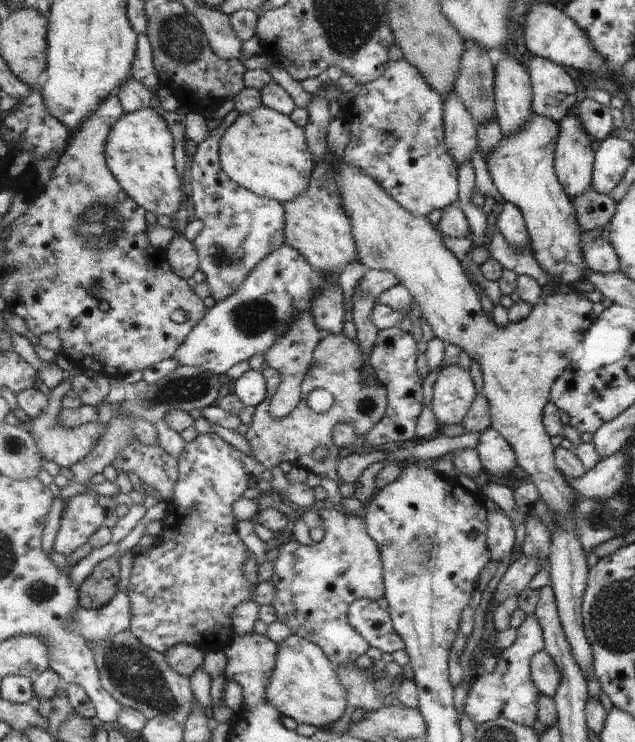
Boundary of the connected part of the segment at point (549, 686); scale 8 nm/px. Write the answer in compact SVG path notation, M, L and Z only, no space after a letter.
M545 650L535 654L531 660L531 672L533 682L538 686L540 692L554 698L554 694L557 694L559 690L563 674L553 656Z

